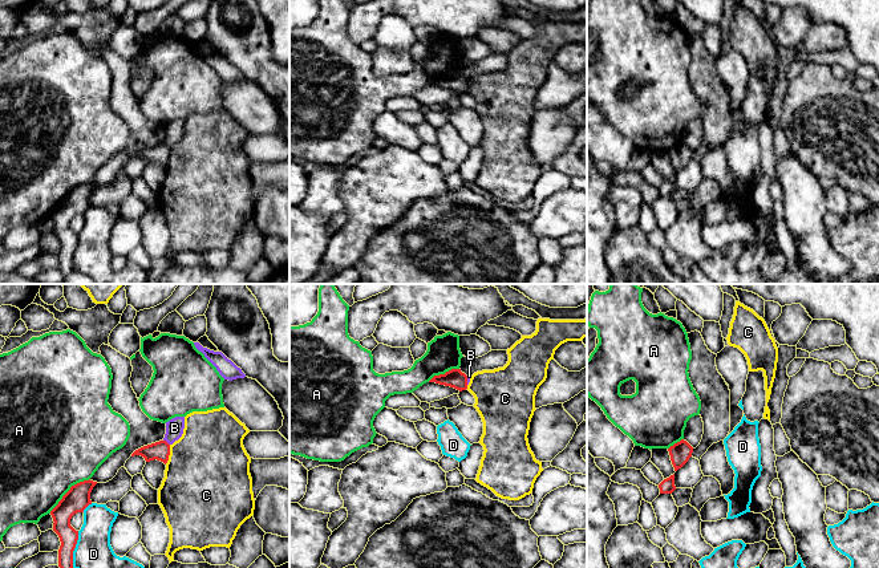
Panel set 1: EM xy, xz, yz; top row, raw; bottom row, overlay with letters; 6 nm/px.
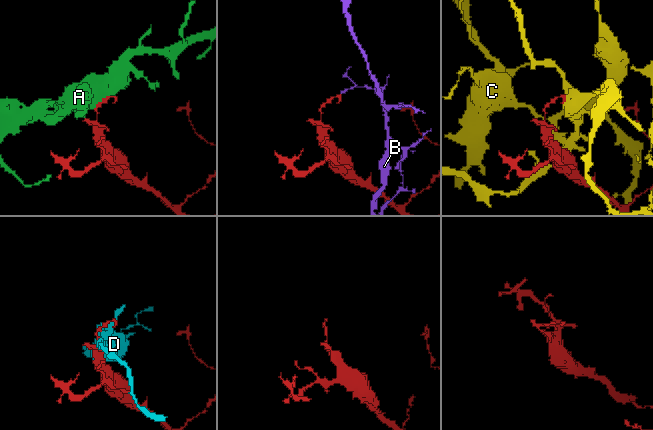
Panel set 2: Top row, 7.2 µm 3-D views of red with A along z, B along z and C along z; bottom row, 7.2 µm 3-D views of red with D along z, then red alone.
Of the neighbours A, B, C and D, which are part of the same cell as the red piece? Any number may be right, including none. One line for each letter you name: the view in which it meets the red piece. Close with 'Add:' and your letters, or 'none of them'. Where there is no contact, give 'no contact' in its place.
Add: none of them

